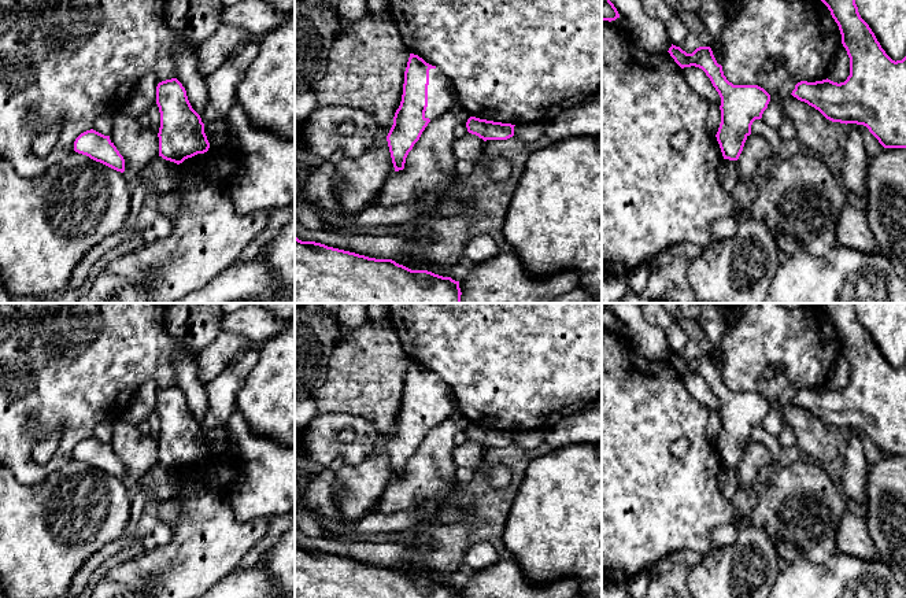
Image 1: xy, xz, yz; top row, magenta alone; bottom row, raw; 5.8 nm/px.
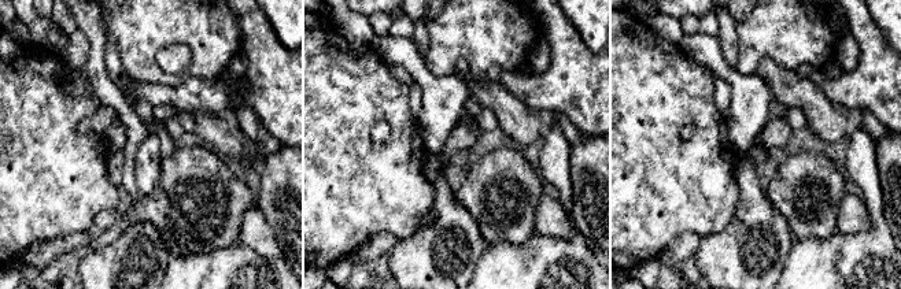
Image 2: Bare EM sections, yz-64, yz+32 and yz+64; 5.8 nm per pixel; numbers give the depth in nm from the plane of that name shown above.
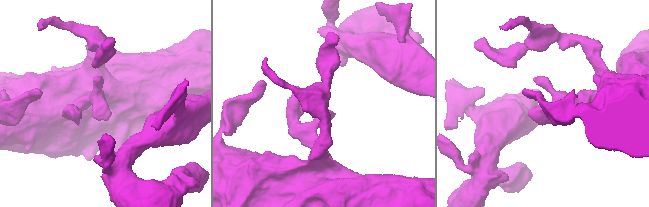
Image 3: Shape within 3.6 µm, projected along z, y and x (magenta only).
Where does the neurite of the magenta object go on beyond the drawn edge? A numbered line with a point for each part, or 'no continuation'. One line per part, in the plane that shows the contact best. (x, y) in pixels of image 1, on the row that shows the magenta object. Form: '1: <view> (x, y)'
1: xz (440, 93)

